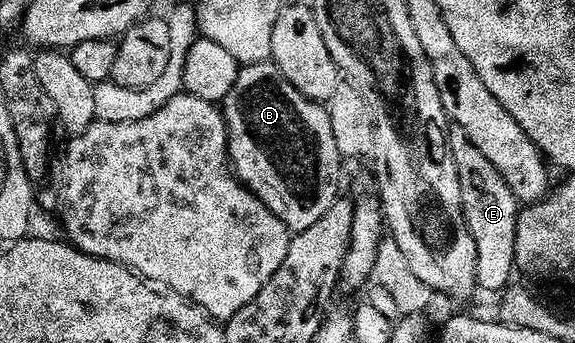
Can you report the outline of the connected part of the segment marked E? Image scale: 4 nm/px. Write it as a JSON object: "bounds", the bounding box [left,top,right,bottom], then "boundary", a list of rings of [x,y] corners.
{"bounds":[448,125,520,292],"boundary":[[[451,125],[448,130],[450,155],[454,158],[456,172],[460,180],[462,193],[462,211],[466,217],[468,228],[472,232],[472,240],[476,242],[476,276],[479,287],[484,291],[501,292],[511,285],[513,274],[516,274],[514,249],[516,248],[516,228],[520,205],[507,179],[490,163],[488,156],[464,132],[464,128]]]}

